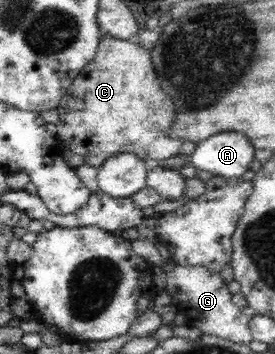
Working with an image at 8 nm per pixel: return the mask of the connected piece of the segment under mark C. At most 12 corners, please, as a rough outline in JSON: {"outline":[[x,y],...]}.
{"outline":[[102,36],[56,110],[104,161],[175,156],[151,50]]}

